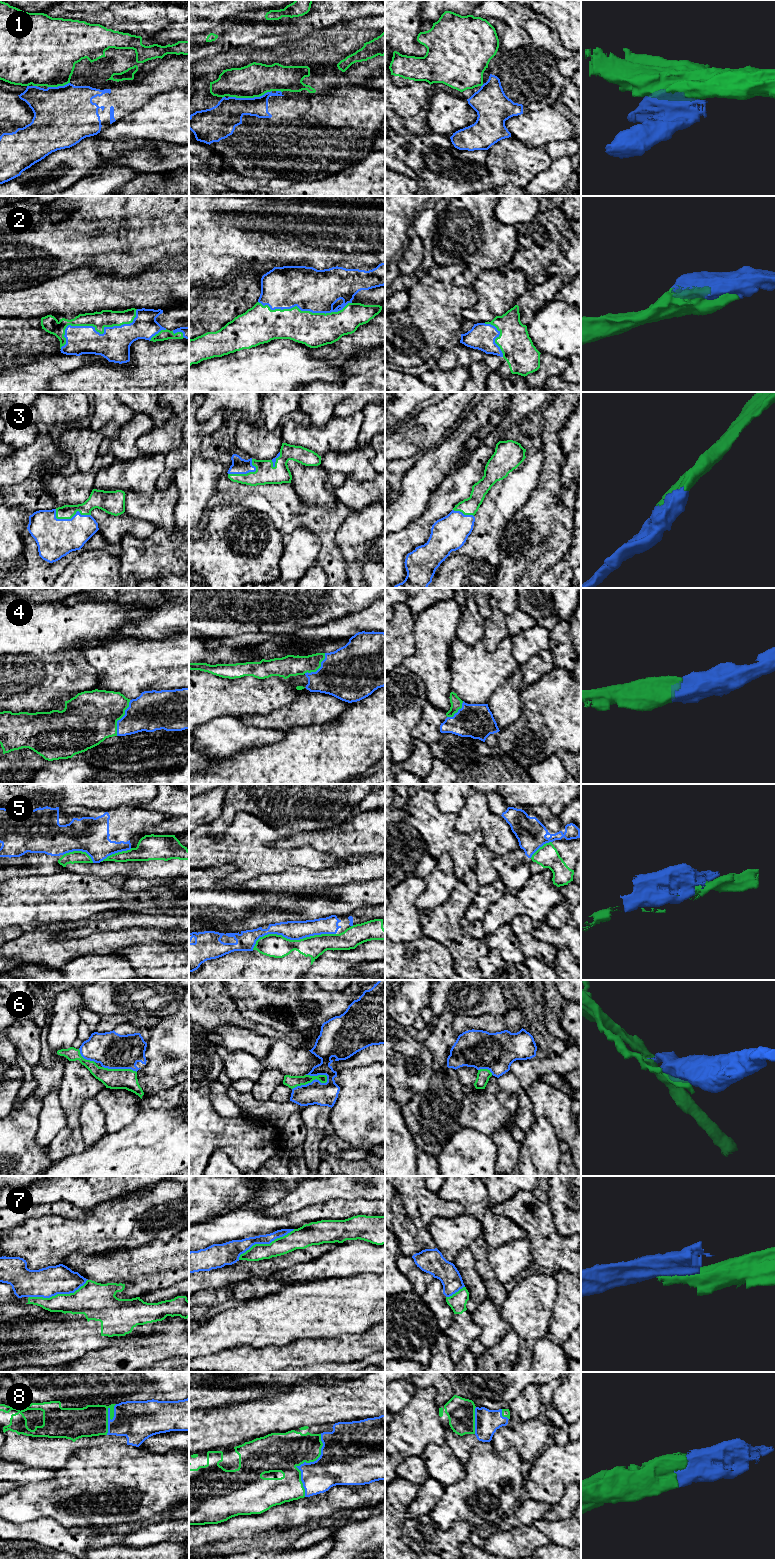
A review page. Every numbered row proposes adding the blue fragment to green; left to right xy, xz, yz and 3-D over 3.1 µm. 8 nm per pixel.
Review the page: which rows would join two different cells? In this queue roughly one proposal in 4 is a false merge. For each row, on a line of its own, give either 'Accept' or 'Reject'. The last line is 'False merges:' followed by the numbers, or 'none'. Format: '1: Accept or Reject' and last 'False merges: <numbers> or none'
1: Reject
2: Accept
3: Accept
4: Accept
5: Reject
6: Reject
7: Reject
8: Accept
False merges: 1, 5, 6, 7

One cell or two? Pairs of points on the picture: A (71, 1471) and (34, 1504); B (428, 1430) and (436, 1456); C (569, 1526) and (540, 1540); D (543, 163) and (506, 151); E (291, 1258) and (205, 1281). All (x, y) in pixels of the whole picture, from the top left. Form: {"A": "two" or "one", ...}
{"A": "one", "B": "two", "C": "two", "D": "one", "E": "one"}

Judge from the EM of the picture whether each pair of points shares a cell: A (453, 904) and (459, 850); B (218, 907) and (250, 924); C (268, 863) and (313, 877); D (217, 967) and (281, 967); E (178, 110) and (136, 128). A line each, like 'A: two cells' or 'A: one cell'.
A: two cells
B: two cells
C: two cells
D: one cell
E: one cell

